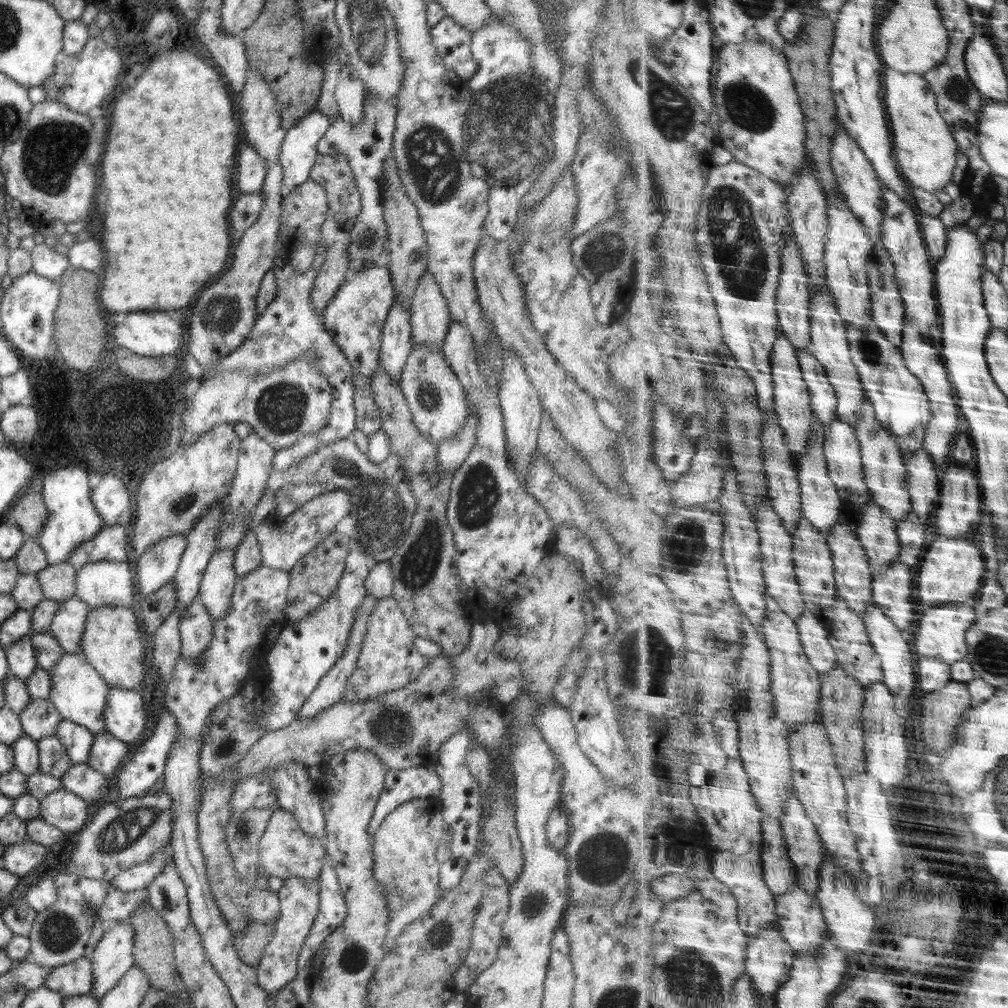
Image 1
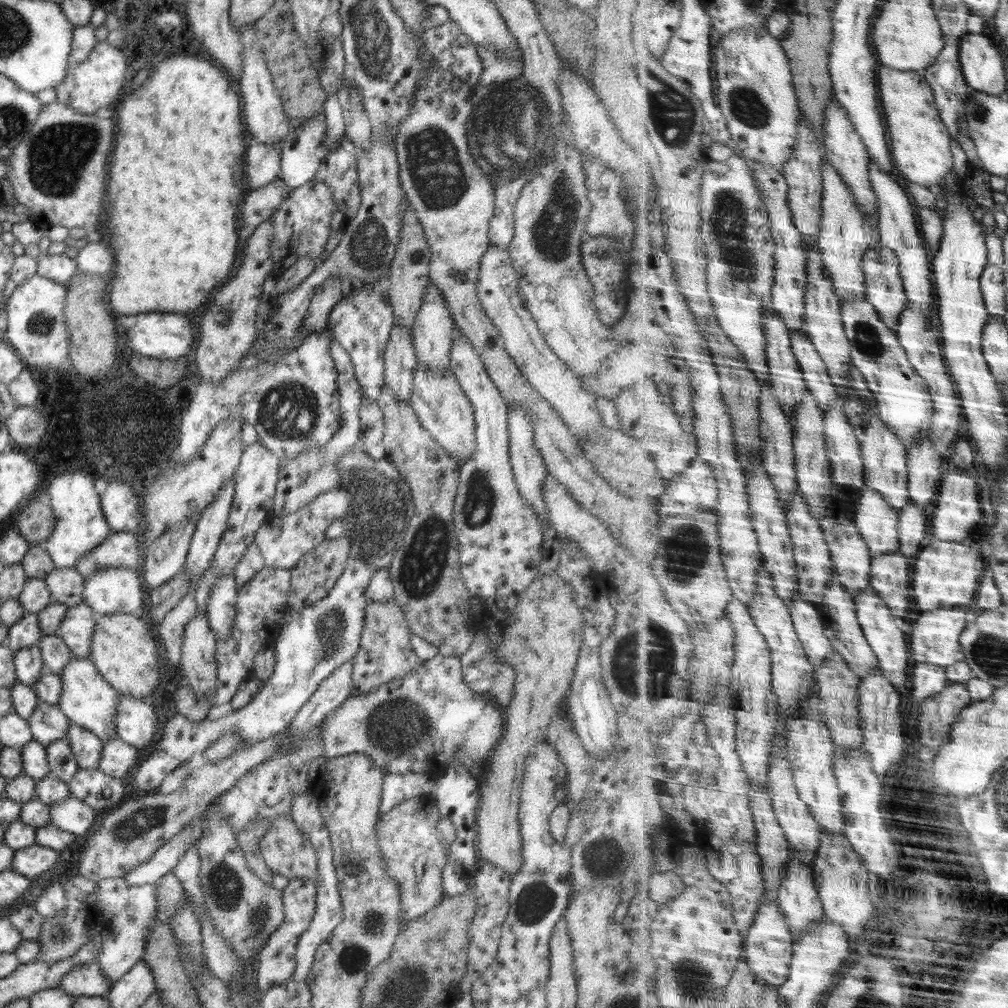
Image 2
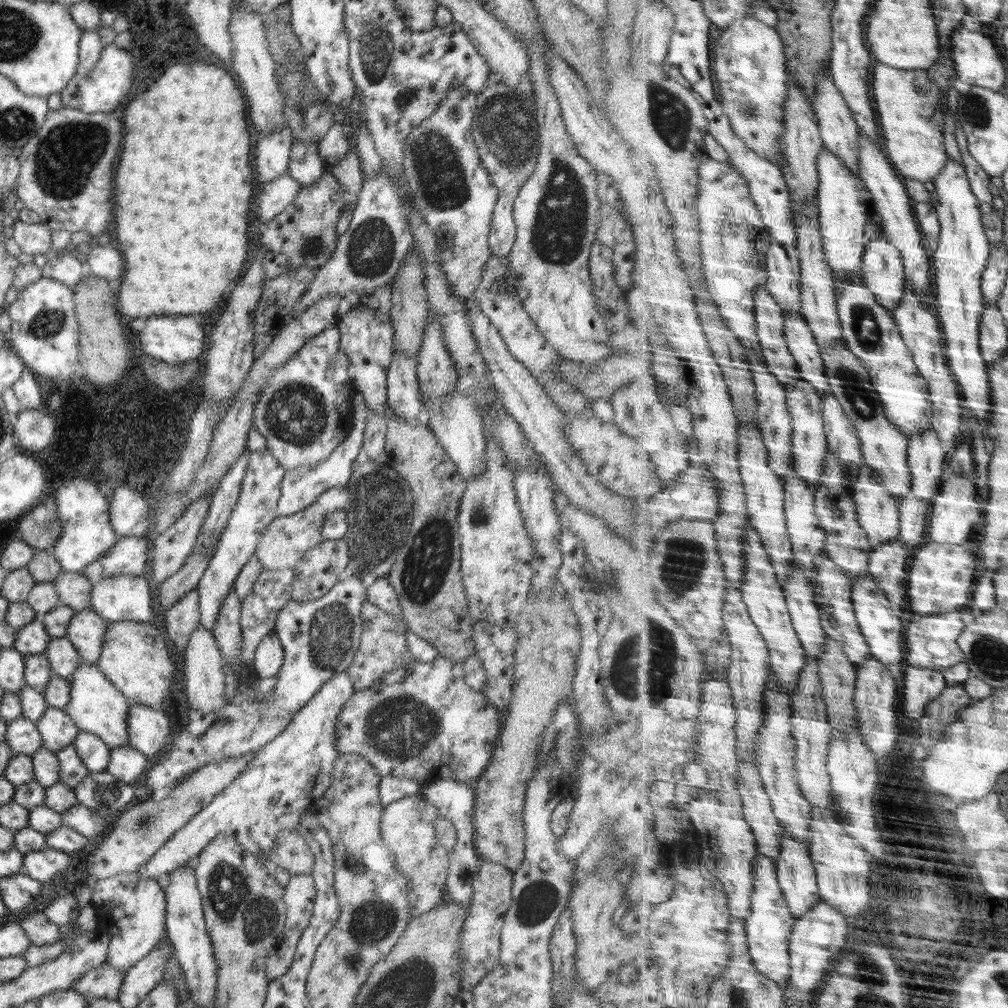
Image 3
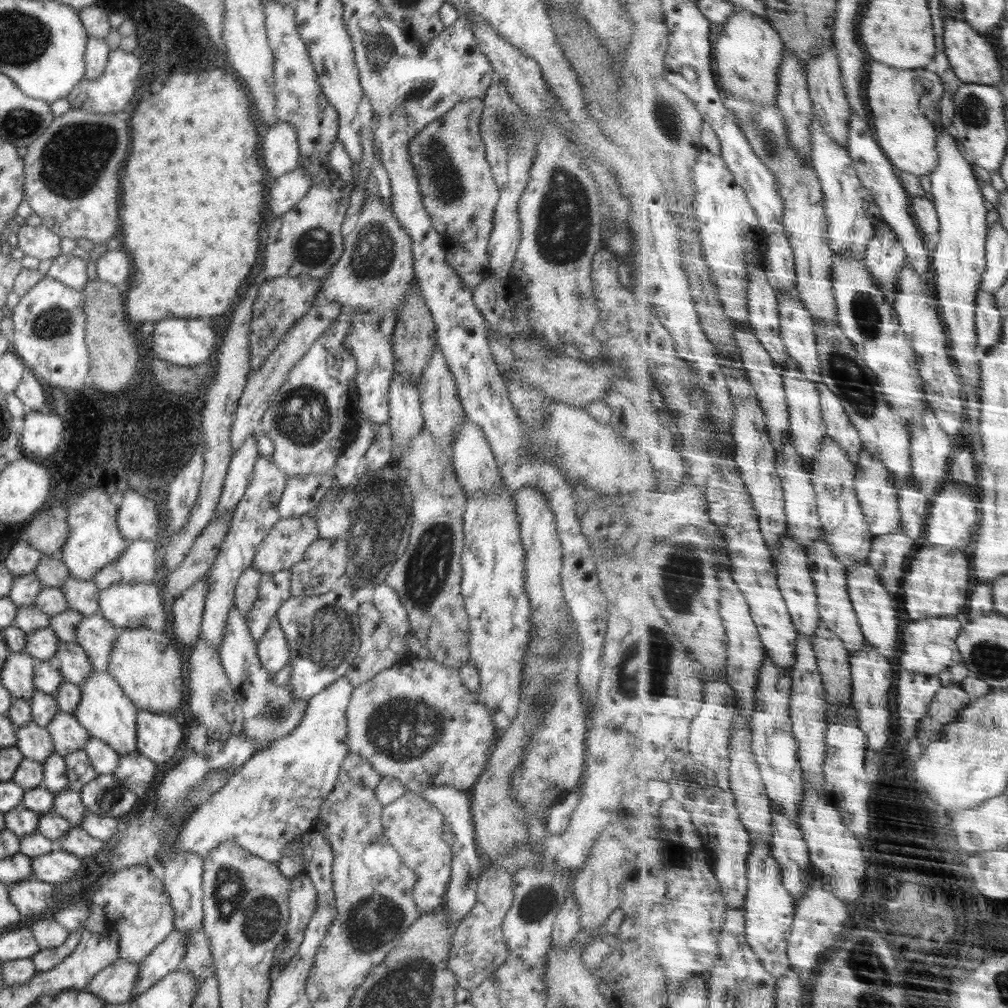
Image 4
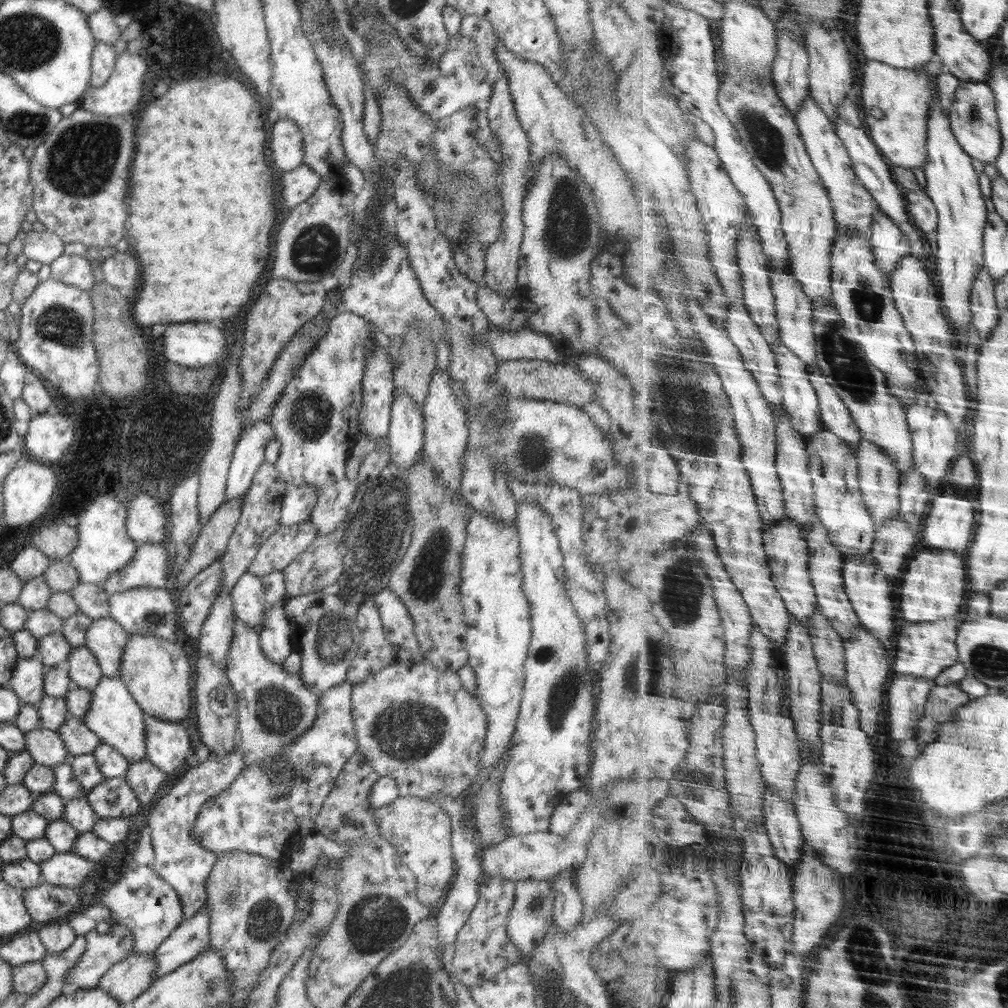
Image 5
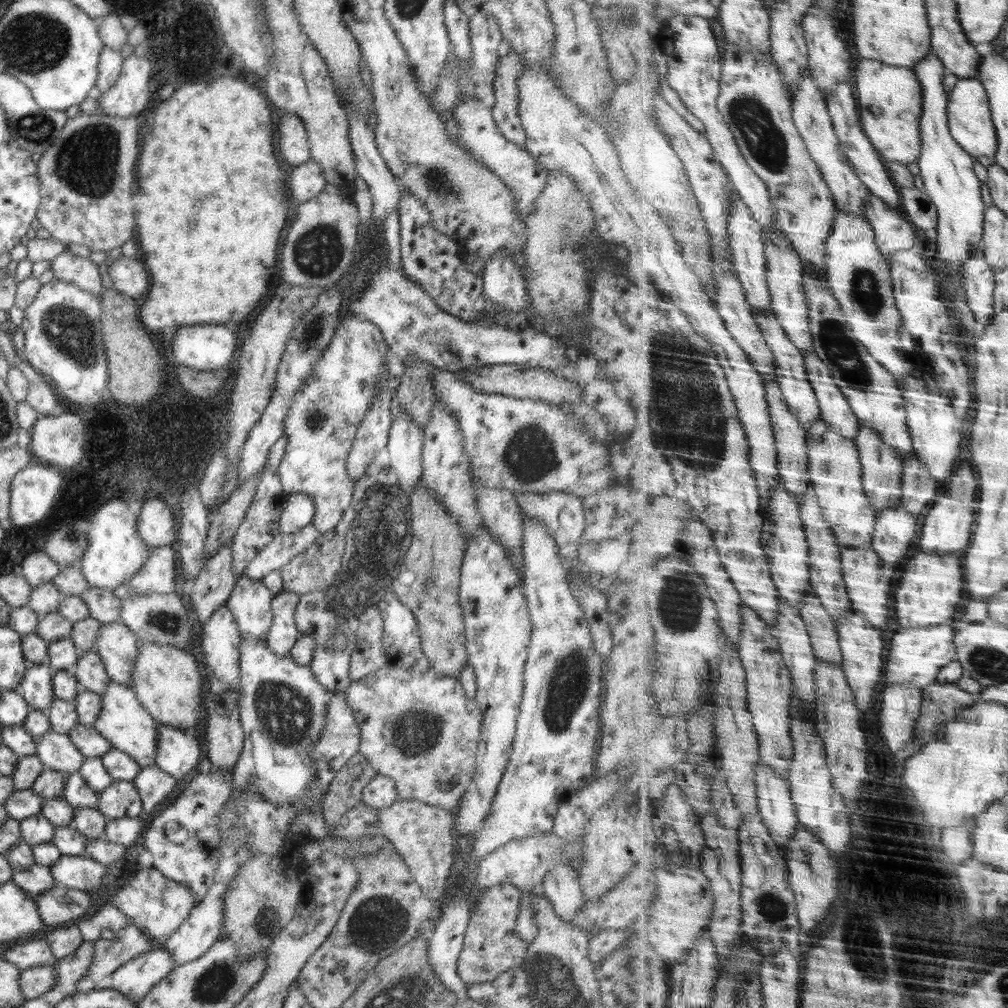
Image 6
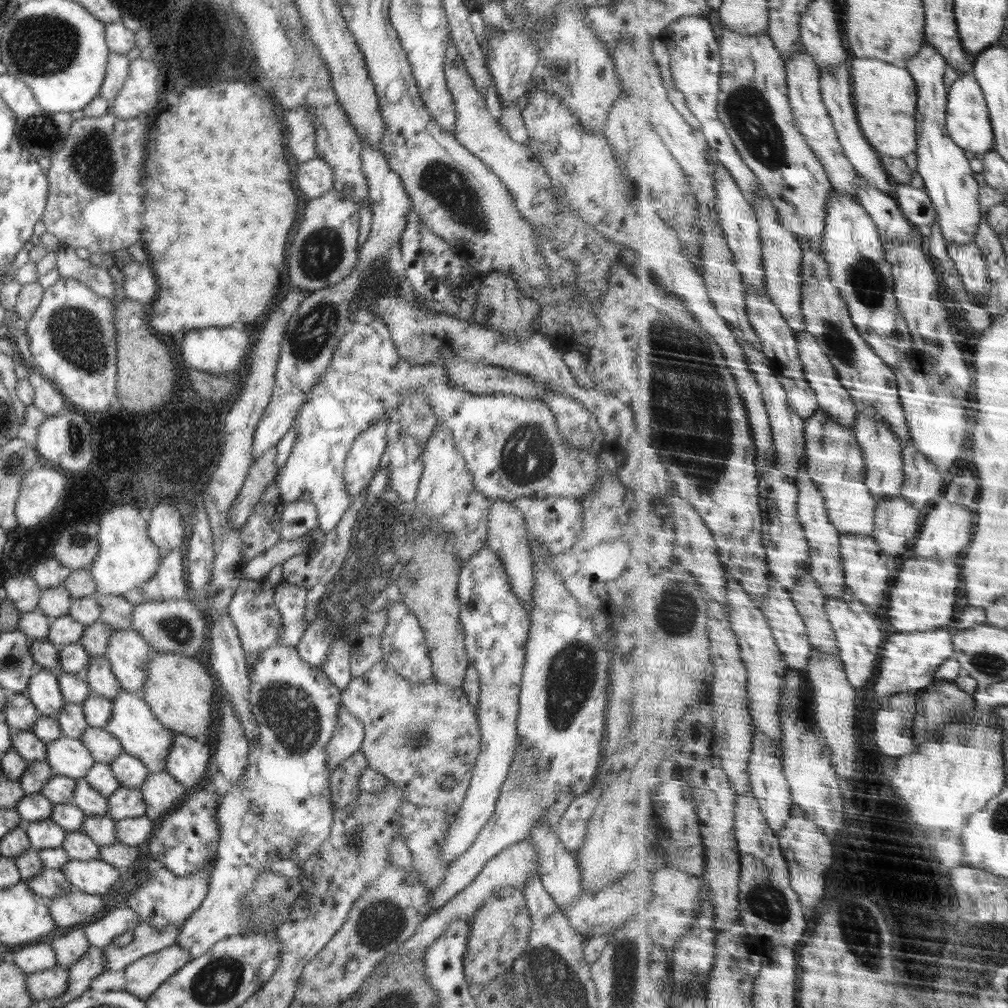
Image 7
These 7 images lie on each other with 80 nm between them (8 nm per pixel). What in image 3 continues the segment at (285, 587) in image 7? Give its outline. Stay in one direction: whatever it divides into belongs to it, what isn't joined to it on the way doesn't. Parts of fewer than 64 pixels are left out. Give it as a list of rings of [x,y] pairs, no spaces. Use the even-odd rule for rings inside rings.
[[[275,632],[265,636],[255,652],[252,660],[254,670],[260,678],[277,677],[284,662],[282,643]]]

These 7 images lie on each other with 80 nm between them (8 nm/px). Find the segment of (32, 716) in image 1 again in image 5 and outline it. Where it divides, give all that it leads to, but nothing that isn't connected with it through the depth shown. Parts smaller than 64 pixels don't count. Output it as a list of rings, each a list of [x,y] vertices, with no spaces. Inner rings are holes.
[[[70,713],[67,714],[57,733],[61,736],[64,743],[66,743],[65,745],[72,757],[92,753],[102,743],[83,721],[79,721]]]

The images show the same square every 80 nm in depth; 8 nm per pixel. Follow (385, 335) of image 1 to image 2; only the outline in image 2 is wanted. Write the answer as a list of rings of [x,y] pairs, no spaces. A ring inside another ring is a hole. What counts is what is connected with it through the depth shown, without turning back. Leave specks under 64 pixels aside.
[[[396,323],[392,325],[390,340],[384,353],[385,384],[393,395],[404,401],[410,408],[413,370],[417,363],[415,350],[406,327]]]

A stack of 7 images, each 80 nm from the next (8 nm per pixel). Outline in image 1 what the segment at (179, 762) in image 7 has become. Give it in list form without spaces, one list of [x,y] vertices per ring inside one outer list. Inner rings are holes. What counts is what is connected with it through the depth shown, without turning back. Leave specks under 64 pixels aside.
[[[112,687],[107,694],[103,717],[107,732],[118,740],[126,744],[142,740],[148,724],[142,691]]]

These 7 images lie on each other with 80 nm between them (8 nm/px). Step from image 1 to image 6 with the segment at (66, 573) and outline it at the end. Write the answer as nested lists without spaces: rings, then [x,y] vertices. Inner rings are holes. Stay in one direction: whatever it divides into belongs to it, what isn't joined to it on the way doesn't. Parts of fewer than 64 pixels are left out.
[[[90,587],[86,592],[82,592],[79,598],[90,609],[90,617],[98,620],[101,624],[120,622],[122,600],[114,596],[113,592]]]

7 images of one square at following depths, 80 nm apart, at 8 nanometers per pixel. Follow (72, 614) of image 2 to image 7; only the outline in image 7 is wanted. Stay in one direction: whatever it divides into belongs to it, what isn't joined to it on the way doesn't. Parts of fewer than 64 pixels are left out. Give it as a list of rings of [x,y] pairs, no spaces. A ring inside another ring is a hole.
[[[132,628],[115,629],[105,648],[110,669],[121,688],[139,697],[142,697],[141,688],[146,684],[148,661],[154,652],[154,648]]]

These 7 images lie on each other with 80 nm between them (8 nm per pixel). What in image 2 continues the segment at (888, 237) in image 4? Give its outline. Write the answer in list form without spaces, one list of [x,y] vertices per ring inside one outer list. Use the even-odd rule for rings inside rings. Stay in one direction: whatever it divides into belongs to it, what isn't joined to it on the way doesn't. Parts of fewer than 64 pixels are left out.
[[[878,242],[867,252],[864,268],[867,273],[867,298],[879,309],[883,320],[898,332],[900,318],[910,300],[897,252]]]

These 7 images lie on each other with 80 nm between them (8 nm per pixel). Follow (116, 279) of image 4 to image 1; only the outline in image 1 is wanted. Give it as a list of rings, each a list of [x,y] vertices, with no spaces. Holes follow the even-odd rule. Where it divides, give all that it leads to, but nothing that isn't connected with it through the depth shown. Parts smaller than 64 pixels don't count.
[[[85,235],[79,241],[69,246],[66,257],[75,269],[81,268],[101,273],[104,262],[103,252],[101,244],[94,241],[89,235]]]

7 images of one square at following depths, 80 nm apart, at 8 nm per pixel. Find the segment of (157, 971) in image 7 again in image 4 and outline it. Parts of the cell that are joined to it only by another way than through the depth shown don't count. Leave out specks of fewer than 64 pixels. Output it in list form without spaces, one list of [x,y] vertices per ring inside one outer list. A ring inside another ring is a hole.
[[[116,959],[112,964],[94,975],[87,984],[87,990],[110,1004],[132,1000],[139,964]]]

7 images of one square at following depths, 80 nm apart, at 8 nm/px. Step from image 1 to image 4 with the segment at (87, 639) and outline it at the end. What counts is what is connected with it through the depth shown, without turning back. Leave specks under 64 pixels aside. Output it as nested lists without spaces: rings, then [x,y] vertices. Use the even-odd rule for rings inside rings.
[[[146,627],[119,628],[119,636],[109,656],[108,673],[116,679],[136,708],[168,715],[180,707],[186,685],[182,668],[182,656],[176,649],[173,635],[164,635]]]

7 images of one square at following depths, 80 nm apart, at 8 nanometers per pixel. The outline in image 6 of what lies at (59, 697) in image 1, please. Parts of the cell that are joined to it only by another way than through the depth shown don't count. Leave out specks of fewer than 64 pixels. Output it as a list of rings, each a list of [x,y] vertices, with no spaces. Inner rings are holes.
[[[110,682],[108,688],[101,694],[102,706],[93,727],[102,735],[114,749],[125,752],[142,767],[155,765],[157,742],[159,739],[159,723],[154,720],[143,704],[136,698],[136,693],[130,686]]]

